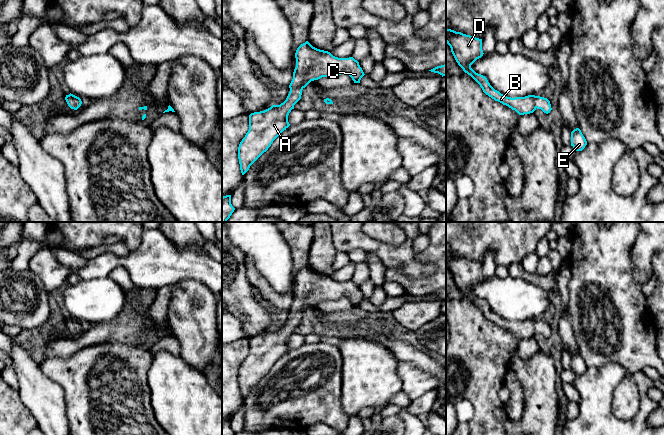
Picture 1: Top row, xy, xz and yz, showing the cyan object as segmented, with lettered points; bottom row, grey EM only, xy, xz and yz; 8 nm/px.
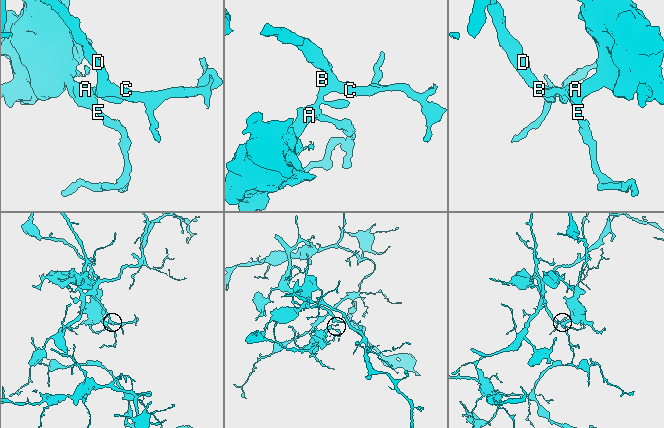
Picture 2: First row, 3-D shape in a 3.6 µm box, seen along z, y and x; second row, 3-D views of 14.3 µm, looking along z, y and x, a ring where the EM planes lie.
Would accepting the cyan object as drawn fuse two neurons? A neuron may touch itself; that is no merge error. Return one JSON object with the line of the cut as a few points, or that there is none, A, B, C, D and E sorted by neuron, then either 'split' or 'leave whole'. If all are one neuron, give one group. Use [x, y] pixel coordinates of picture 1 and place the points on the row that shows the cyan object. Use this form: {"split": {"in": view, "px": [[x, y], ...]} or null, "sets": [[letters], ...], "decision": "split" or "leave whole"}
{"split": null, "sets": [["A", "B", "C", "D", "E"]], "decision": "leave whole"}

